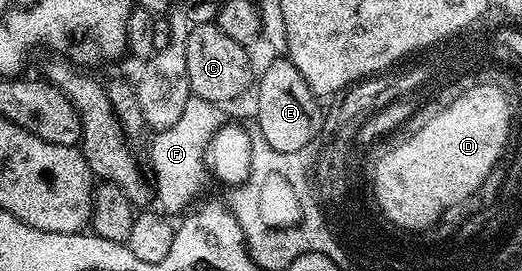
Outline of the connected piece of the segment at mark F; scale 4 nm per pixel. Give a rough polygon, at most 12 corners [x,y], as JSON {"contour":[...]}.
{"contour":[[192,96],[151,142],[153,194],[182,215],[203,186],[205,155],[225,122]]}

